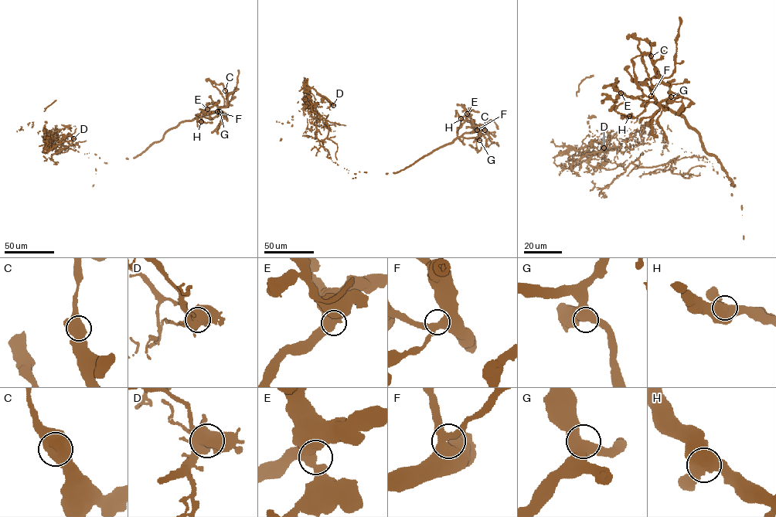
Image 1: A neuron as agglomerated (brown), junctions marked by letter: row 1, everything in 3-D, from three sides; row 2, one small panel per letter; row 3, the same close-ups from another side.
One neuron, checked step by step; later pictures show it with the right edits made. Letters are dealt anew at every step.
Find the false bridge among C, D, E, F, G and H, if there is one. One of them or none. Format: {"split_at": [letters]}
{"split_at": ["D"]}

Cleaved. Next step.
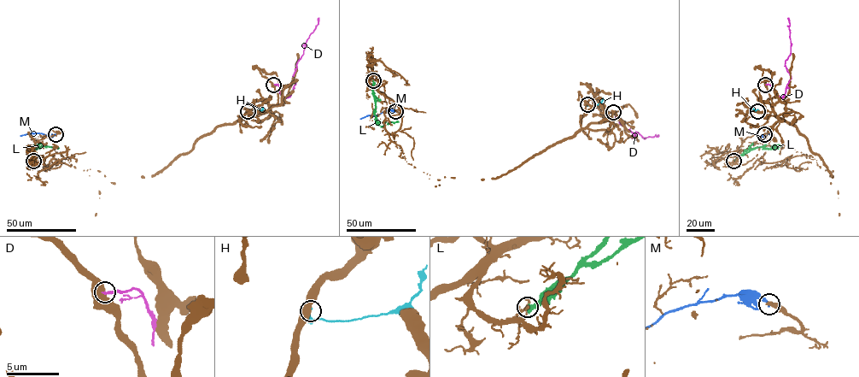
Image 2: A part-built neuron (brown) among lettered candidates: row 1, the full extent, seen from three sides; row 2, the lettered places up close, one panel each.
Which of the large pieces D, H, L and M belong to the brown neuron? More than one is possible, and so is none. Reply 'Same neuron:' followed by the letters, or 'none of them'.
Same neuron: none of them

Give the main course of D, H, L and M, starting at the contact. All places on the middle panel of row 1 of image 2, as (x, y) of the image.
D: (613, 112), (618, 116), (619, 123), (635, 134), (632, 138), (636, 132), (645, 138), (657, 134)
H: (587, 104), (599, 104), (603, 97)
L: (373, 80), (376, 122), (381, 126), (386, 122), (399, 122)
M: (395, 111), (388, 110), (359, 119)

